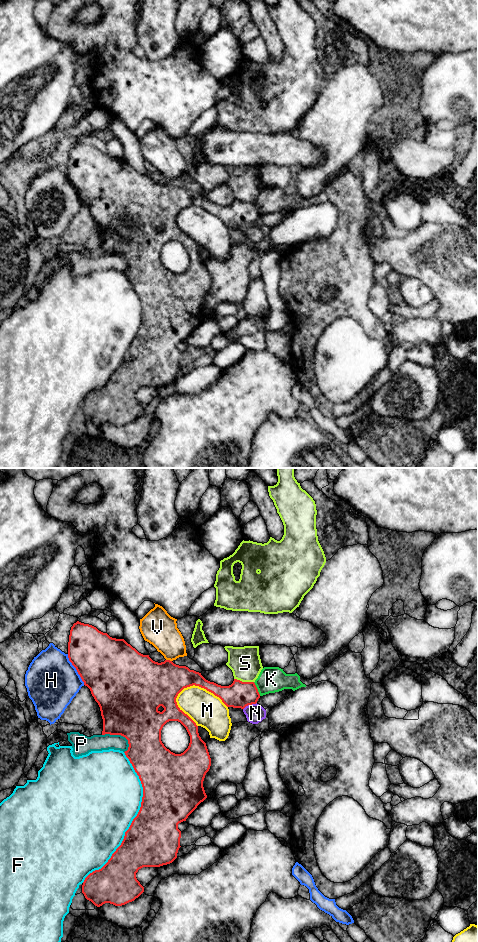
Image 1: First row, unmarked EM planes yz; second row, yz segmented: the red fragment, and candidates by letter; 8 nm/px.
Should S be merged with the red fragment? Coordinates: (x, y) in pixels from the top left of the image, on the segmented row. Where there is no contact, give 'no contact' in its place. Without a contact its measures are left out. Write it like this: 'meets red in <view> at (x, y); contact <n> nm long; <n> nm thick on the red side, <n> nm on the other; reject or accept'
meets red in yz at (244, 682); contact 160 nm long; 220 nm thick on the red side, 260 nm on the other; reject

